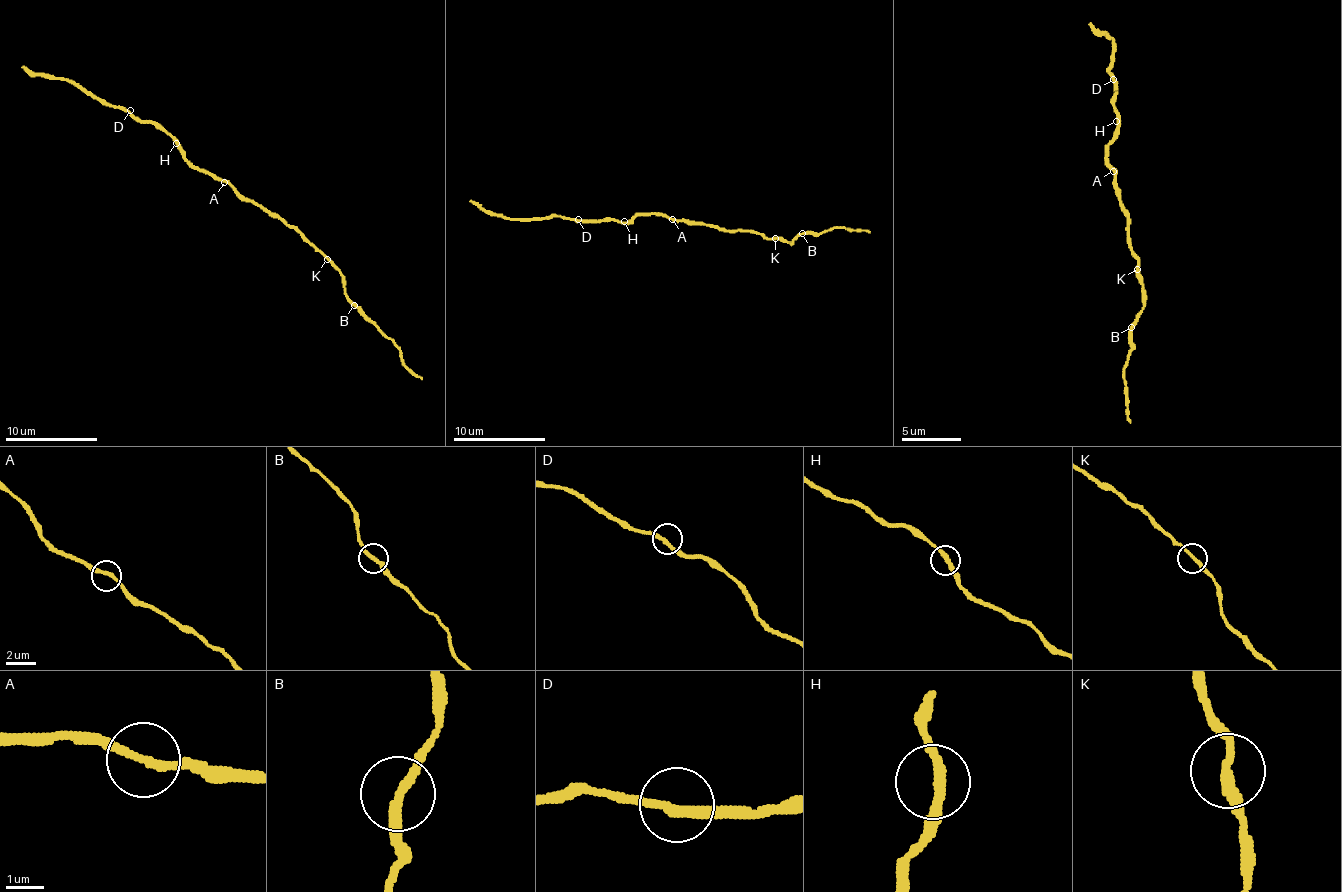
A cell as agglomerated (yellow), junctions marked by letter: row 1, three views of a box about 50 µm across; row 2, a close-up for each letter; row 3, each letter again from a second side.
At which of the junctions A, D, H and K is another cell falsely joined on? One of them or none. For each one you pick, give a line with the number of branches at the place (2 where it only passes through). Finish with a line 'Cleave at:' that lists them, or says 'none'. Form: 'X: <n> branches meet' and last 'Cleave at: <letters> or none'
Cleave at: none

